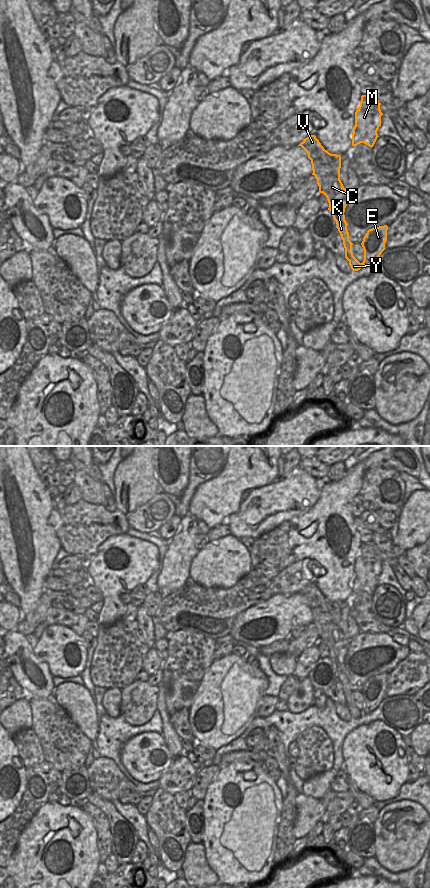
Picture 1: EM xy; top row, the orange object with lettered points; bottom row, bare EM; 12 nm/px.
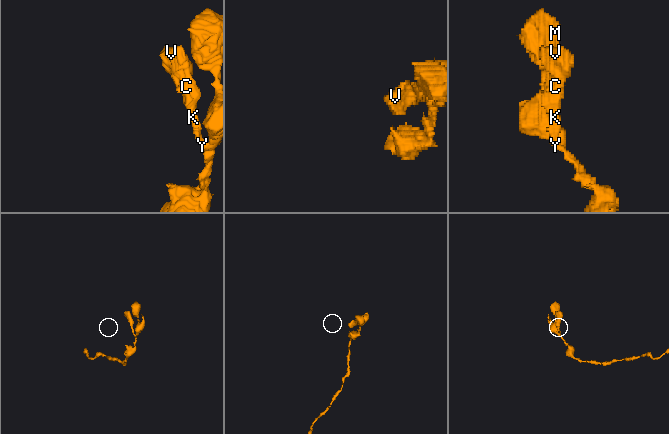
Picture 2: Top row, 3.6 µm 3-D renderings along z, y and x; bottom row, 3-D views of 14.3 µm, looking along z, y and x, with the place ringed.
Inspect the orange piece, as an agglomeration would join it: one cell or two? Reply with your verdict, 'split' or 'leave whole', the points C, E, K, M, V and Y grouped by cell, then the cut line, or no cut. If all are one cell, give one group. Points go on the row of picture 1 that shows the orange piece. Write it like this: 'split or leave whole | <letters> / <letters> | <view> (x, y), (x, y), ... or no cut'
split | C K V / E M Y | xy (352, 253), (348, 260)

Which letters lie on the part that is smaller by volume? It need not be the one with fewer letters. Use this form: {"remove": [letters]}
{"remove": ["C", "K", "V"]}

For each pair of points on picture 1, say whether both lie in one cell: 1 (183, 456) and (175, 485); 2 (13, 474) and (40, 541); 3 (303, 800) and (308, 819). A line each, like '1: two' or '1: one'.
1: one
2: one
3: one

